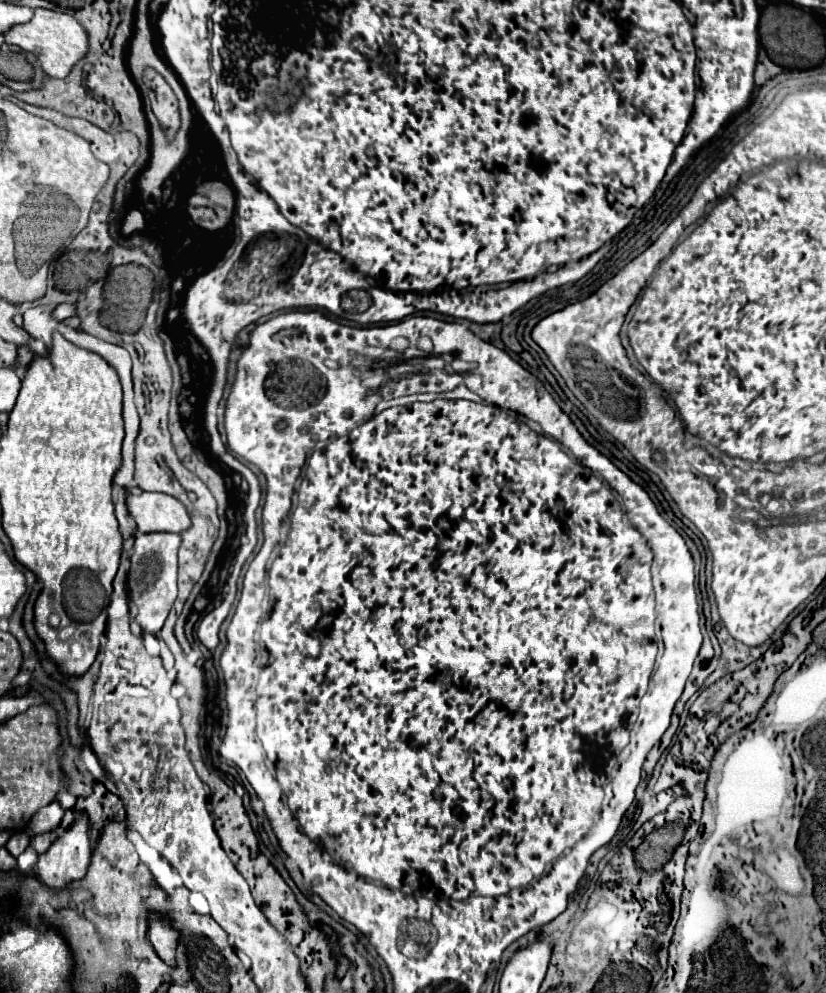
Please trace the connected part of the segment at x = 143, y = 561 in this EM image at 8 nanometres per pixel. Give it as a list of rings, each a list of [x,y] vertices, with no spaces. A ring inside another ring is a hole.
[[[150,532],[136,540],[134,546],[134,576],[130,578],[130,602],[136,608],[136,622],[148,634],[158,634],[174,600],[176,600],[176,568],[180,536],[170,532]]]

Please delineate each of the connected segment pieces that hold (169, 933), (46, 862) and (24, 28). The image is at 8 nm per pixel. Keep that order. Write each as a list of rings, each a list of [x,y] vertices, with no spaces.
[[[154,916],[148,918],[148,924],[150,924],[150,942],[154,944],[154,950],[162,960],[174,964],[174,952],[180,938],[178,932],[170,926],[168,920],[158,920]]]
[[[82,810],[74,824],[66,830],[58,832],[58,838],[50,844],[50,848],[38,856],[36,864],[36,874],[42,880],[42,884],[50,888],[62,888],[72,880],[78,880],[86,874],[86,868],[90,864],[90,854],[92,854],[92,840],[90,840],[90,820],[86,812]]]
[[[36,8],[34,16],[26,24],[18,24],[10,28],[10,32],[4,32],[6,44],[20,46],[24,52],[34,54],[42,70],[52,76],[52,78],[66,78],[70,68],[86,54],[88,50],[88,36],[86,30],[68,14],[46,10],[46,8]]]

